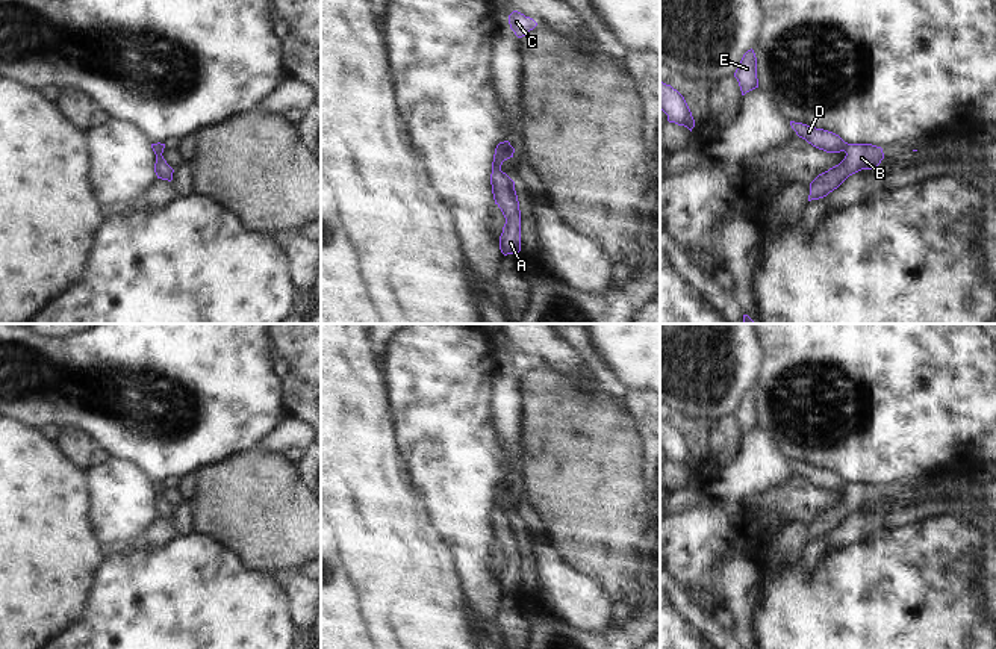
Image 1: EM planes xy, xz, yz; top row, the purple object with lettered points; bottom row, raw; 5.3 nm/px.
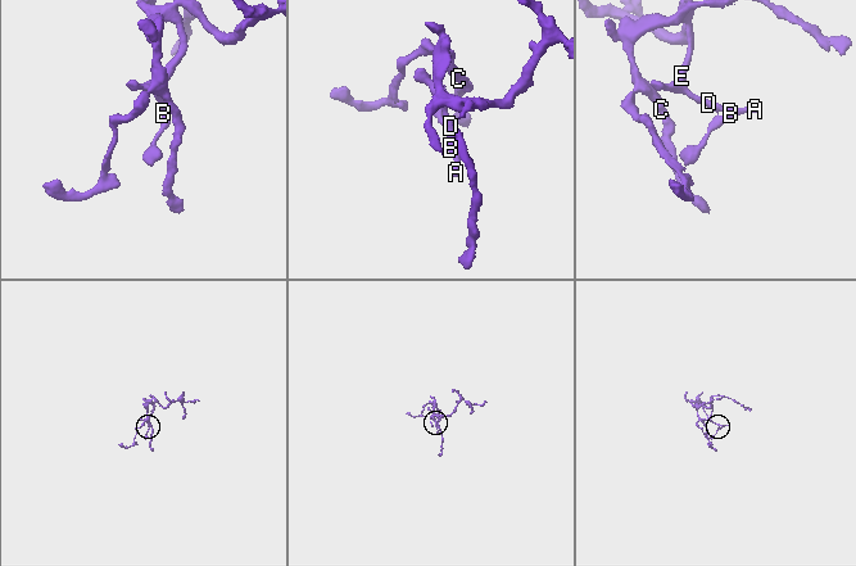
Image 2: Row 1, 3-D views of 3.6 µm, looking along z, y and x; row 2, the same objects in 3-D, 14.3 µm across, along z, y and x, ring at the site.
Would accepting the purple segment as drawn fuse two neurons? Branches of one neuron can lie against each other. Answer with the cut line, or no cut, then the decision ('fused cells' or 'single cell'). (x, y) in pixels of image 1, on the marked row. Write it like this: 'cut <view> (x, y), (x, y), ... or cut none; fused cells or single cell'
cut none; single cell

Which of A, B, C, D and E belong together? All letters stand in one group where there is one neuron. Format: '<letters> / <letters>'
A B C D E

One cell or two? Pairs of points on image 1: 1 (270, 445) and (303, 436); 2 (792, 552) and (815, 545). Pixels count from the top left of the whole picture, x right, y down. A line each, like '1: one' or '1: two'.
1: one
2: two

